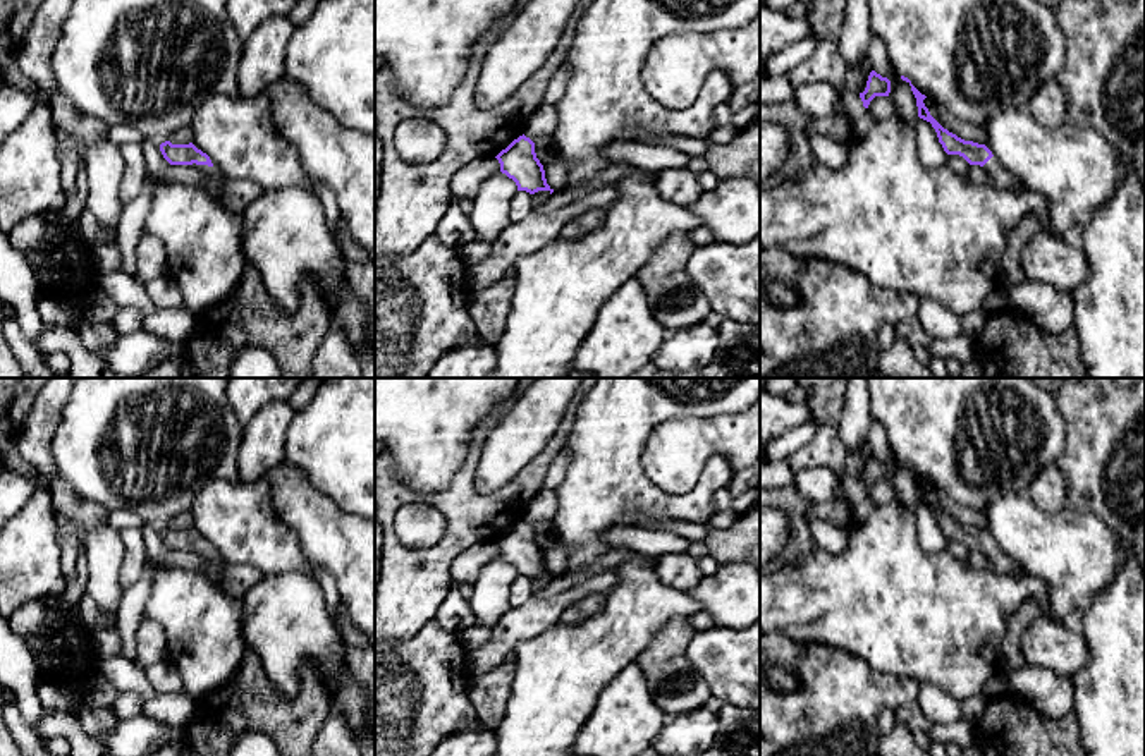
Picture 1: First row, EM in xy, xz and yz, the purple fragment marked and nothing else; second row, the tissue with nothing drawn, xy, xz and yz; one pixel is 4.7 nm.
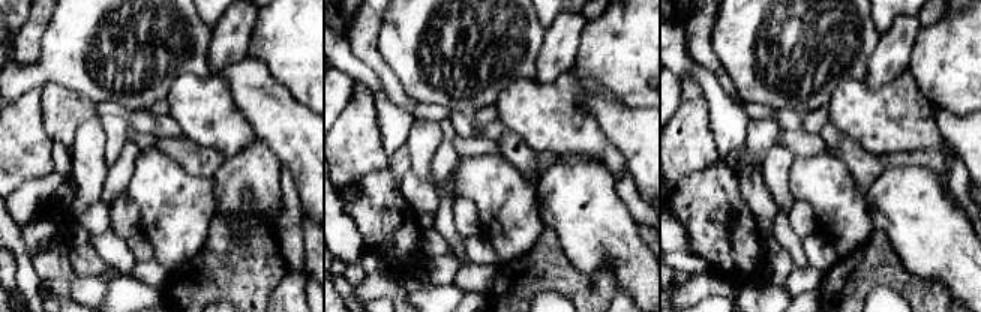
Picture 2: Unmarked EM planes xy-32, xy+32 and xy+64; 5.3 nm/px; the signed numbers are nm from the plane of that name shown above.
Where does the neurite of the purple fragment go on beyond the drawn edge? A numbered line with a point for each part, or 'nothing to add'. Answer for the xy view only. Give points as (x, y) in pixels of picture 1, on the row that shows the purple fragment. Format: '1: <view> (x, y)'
1: xy (212, 177)

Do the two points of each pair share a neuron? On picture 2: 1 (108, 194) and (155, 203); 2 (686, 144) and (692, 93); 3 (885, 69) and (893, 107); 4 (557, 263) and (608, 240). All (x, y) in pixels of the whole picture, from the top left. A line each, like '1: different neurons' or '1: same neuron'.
1: different neurons
2: same neuron
3: different neurons
4: different neurons

